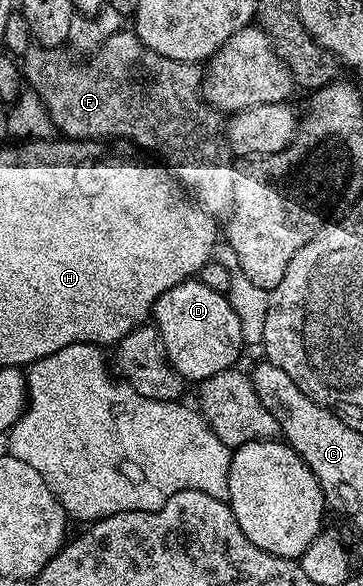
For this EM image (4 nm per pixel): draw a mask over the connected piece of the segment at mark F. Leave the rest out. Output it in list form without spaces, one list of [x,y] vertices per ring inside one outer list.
[[[129,29],[109,35],[86,59],[89,59],[86,63],[53,63],[49,67],[49,88],[43,102],[53,118],[54,128],[66,139],[109,141],[111,137],[119,137],[143,149],[158,151],[162,156],[159,157],[176,169],[178,182],[205,211],[214,217],[228,216],[234,205],[235,157],[228,136],[223,132],[225,119],[222,112],[204,99],[202,68],[198,64],[165,58],[147,49],[141,38]]]

